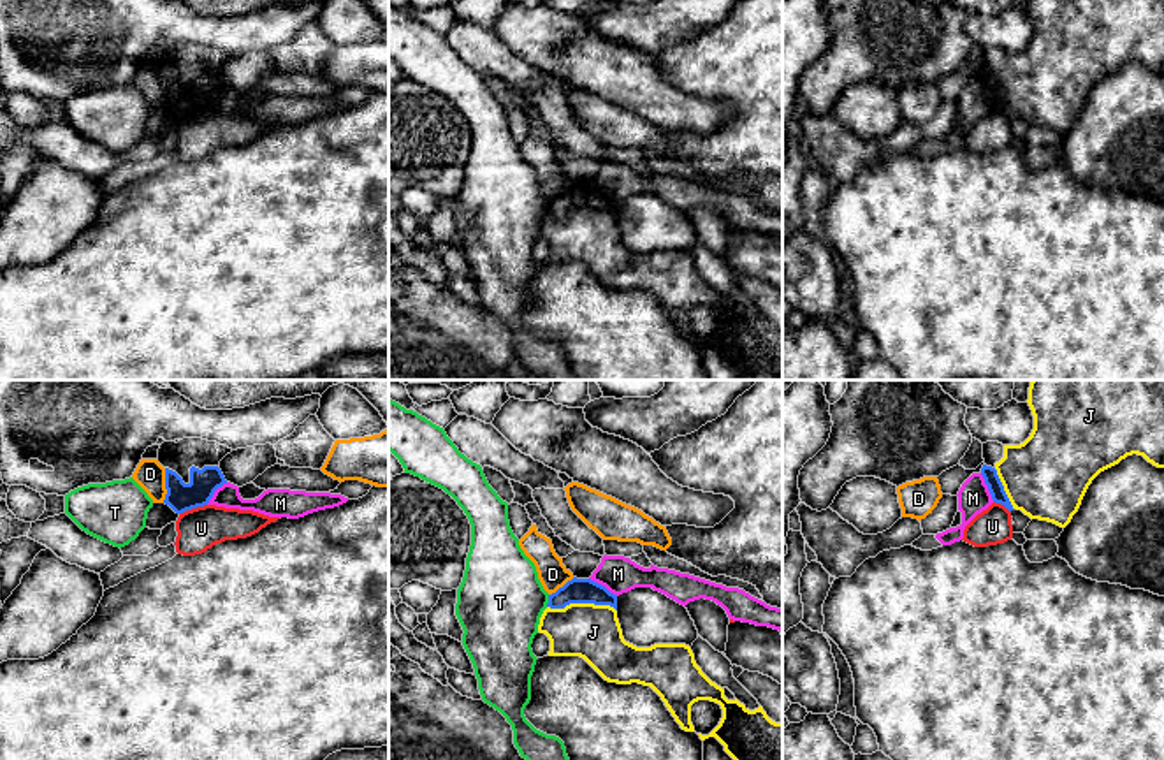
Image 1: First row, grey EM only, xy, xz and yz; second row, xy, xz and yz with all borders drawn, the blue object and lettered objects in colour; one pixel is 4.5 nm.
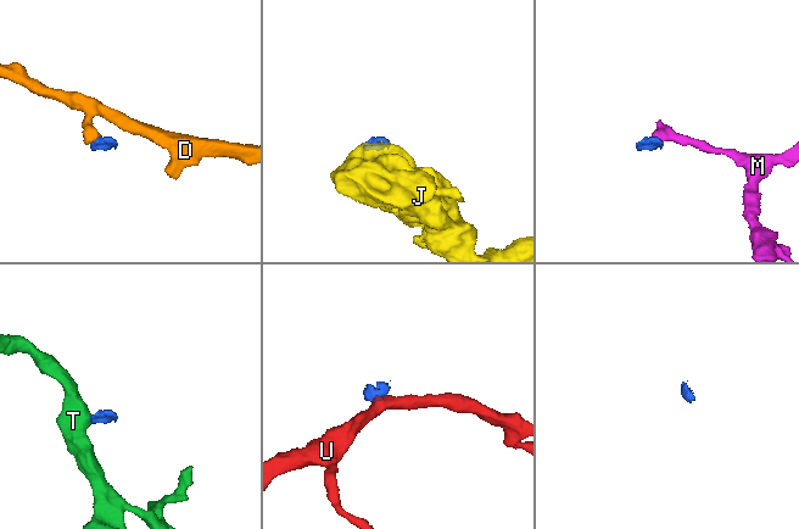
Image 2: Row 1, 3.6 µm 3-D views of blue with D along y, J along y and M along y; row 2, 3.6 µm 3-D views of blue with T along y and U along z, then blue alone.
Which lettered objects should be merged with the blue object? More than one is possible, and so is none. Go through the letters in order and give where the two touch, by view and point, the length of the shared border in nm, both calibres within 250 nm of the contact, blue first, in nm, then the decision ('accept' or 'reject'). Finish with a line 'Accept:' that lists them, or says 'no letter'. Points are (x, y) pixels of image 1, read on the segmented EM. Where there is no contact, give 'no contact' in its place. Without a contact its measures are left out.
D: xy (166, 486) | 160 nm | 130/140 nm | reject
J: xz (582, 602) | 320 nm | 110/260 nm | accept
M: xz (603, 586) | 160 nm | 110/170 nm | reject
T: xz (549, 600) | 60 nm | 110/400 nm | reject
U: xy (192, 507) | 140 nm | 130/200 nm | reject
Accept: J

